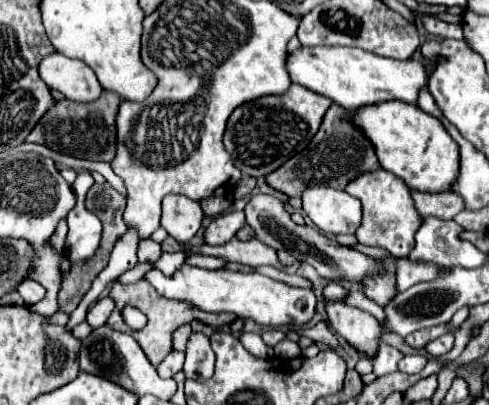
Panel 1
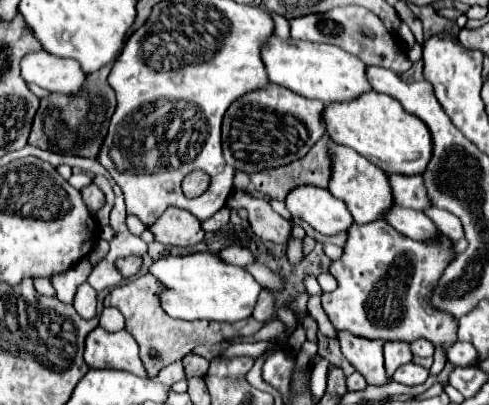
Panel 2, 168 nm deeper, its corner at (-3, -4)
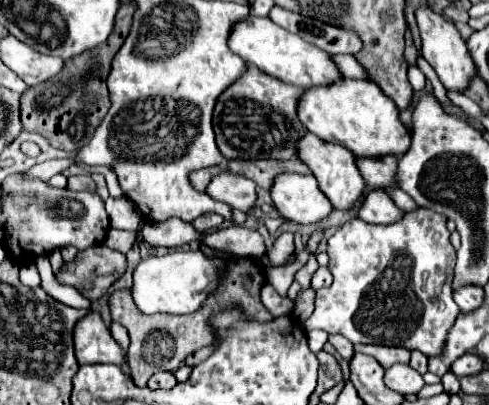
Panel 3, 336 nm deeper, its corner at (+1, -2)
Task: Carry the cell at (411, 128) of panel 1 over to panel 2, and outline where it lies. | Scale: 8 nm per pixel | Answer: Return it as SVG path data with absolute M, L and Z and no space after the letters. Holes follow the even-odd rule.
M367 91L367 95L357 99L331 103L323 109L323 123L335 143L355 149L385 173L421 175L427 159L431 159L431 133L427 125L419 117L409 115L391 95Z

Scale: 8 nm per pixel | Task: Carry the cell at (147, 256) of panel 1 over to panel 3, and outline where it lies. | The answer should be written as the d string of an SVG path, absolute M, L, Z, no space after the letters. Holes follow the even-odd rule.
M105 245L79 251L71 263L55 275L61 283L77 287L91 301L99 299L127 271L127 257Z

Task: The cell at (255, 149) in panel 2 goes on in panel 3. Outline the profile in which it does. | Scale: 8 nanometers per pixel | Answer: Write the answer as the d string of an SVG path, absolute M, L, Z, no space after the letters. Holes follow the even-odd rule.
M247 67L245 75L225 89L215 105L213 129L221 155L231 159L295 159L297 143L307 135L297 117L299 95L303 89L269 77L267 73Z

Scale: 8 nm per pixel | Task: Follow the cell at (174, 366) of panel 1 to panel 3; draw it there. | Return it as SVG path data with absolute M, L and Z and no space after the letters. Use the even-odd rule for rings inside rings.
M167 371L155 373L155 375L149 379L149 383L147 383L147 387L151 387L151 389L171 389L171 387L175 387L175 385L177 385L175 375L173 375L173 373L167 373Z

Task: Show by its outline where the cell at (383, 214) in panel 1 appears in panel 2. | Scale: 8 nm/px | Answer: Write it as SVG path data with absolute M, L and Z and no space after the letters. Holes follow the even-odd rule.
M331 143L329 155L331 155L331 181L327 189L331 191L331 195L335 195L347 205L355 223L369 223L373 219L381 219L383 213L393 205L391 187L387 183L385 171L371 165L357 151L351 151L349 147L343 147L343 145Z

